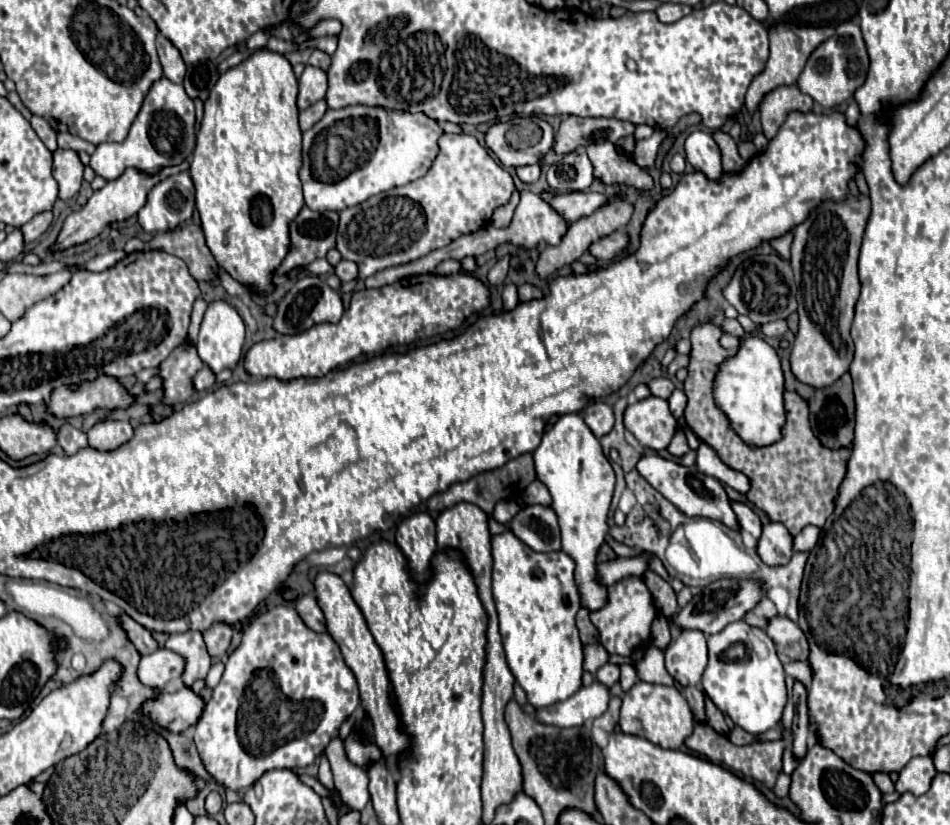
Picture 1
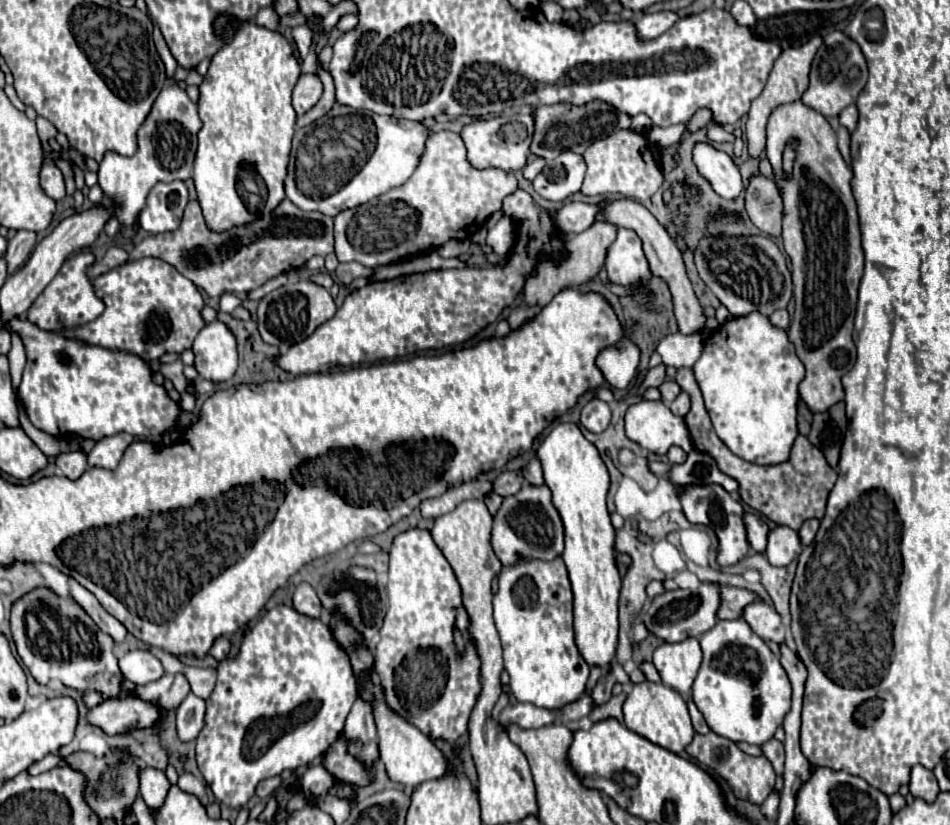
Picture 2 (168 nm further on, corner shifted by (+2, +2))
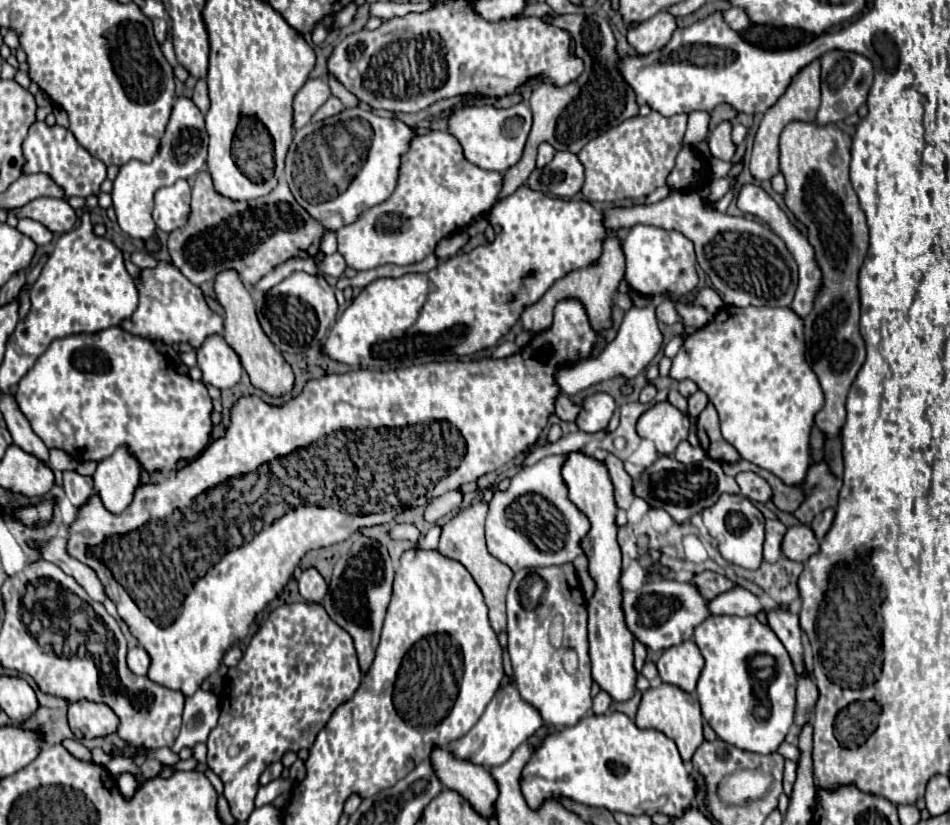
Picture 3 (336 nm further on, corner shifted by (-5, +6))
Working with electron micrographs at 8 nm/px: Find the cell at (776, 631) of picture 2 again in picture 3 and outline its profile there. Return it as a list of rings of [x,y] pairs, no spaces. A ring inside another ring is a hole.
[[[733,587],[707,603],[711,615],[757,615],[763,611],[759,599],[743,587]]]

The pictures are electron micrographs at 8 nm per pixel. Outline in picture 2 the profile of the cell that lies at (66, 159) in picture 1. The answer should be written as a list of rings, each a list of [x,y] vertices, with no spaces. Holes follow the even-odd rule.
[[[46,163],[40,171],[40,183],[42,183],[42,189],[46,191],[46,195],[50,195],[52,199],[62,199],[66,195],[66,185],[64,185],[64,177],[62,177],[62,171],[52,165],[52,163]]]

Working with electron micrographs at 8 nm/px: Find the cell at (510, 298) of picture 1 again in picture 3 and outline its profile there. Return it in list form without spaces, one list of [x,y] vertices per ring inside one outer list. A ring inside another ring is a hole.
[[[507,341],[507,343],[501,343],[491,357],[493,357],[493,359],[505,359],[505,357],[511,357],[511,355],[515,355],[515,353],[519,353],[519,351],[521,351],[521,349],[519,349],[515,343]]]

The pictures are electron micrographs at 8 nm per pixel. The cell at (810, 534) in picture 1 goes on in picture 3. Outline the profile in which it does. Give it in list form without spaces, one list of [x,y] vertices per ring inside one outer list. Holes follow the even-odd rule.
[[[825,509],[825,511],[821,511],[821,513],[813,519],[811,529],[815,531],[815,535],[817,535],[819,541],[821,541],[821,539],[825,537],[825,533],[829,531],[829,527],[831,527],[831,523],[833,523],[833,517],[835,517],[835,511],[833,511],[833,509]]]

